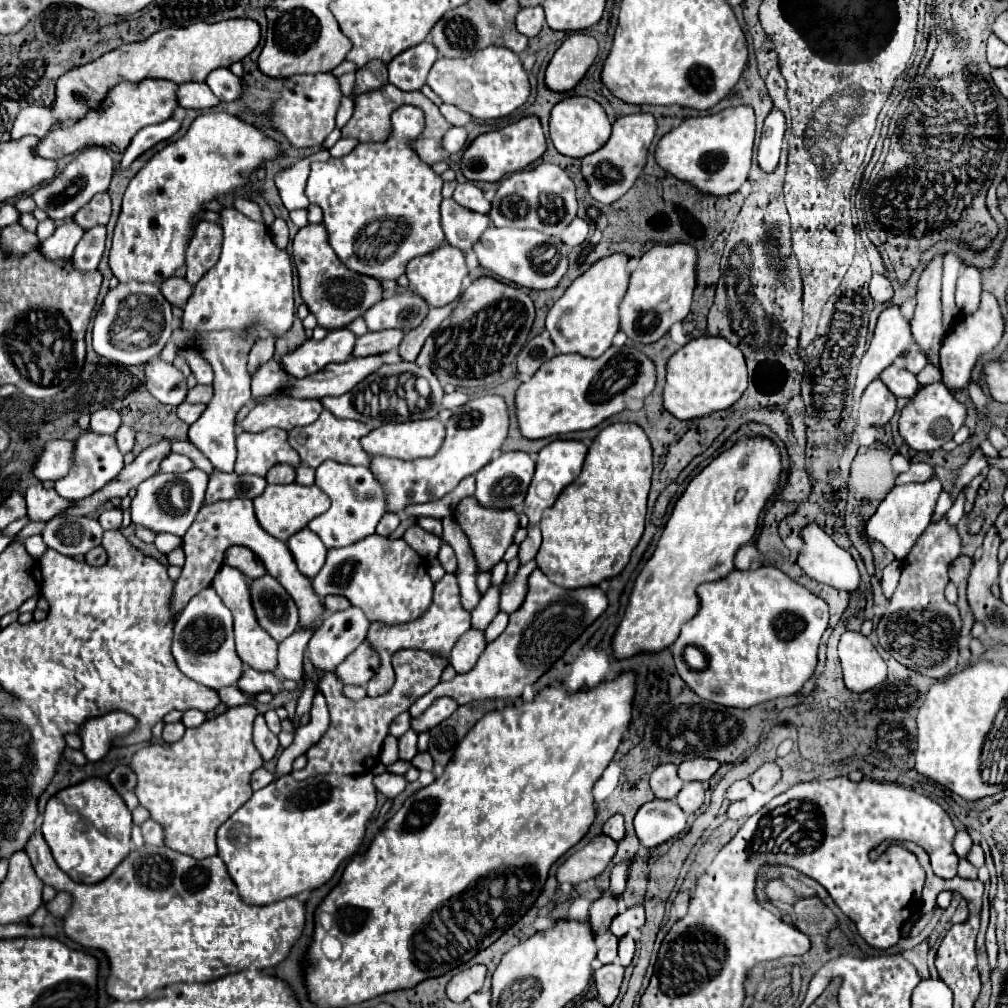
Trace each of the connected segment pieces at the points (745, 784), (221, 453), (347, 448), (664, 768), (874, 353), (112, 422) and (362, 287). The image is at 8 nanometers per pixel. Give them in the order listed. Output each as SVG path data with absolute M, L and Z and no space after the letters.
M738 780L738 782L734 782L734 784L726 790L726 798L728 798L730 802L736 802L736 800L744 800L750 792L752 792L750 782L748 782L748 780Z
M176 326L172 340L178 348L194 348L214 370L214 398L210 400L206 412L190 426L190 442L214 464L220 472L232 472L236 462L236 444L234 444L234 424L236 412L252 400L250 396L250 374L248 374L248 352L258 338L258 326L246 328L242 334L220 330L220 332L186 332L182 326Z
M324 410L314 424L298 426L298 428L290 430L288 440L290 440L290 446L298 452L302 464L306 464L310 468L318 468L326 460L334 460L334 462L340 462L340 464L368 466L370 464L370 456L360 446L360 438L366 436L368 432L370 430L362 422L342 420L342 418L338 420L330 410Z
M662 764L650 774L650 788L656 794L656 798L672 800L682 790L682 780L676 774L674 764Z
M888 306L876 324L870 350L860 362L858 376L854 382L854 398L858 400L870 380L876 380L898 356L916 348L914 336L910 336L910 324L902 318L898 306Z
M110 408L96 410L90 420L90 430L98 434L114 434L120 428L120 414Z
M308 224L296 234L294 262L300 278L302 300L308 306L308 310L318 318L318 324L326 330L346 326L382 298L382 288L378 280L368 276L366 280L362 280L362 276L350 272L346 266L342 266L342 262L338 262L334 250L326 246L326 228L322 228L322 224Z

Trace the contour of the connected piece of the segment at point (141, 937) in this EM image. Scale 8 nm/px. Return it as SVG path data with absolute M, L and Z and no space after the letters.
M34 834L30 838L26 852L38 878L46 886L52 886L56 892L70 892L72 906L64 916L64 934L84 948L102 950L106 954L110 964L106 992L110 998L120 1002L144 998L156 988L176 982L210 982L218 976L246 968L274 968L288 956L292 944L304 930L304 902L290 898L270 906L248 906L238 896L236 884L230 880L220 856L196 860L166 846L142 846L132 850L106 880L94 886L84 886L72 882L58 868L52 860L50 848L42 840L42 834Z

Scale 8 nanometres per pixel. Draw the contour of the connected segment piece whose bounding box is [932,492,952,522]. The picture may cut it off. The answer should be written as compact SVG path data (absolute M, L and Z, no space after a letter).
M942 492L940 498L938 498L938 504L936 504L936 510L934 510L934 514L932 514L932 522L934 522L934 520L938 522L940 518L944 518L944 514L946 514L950 508L952 508L952 498L950 498L948 492Z

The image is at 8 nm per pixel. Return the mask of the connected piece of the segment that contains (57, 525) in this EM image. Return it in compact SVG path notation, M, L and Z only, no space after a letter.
M54 516L46 522L42 530L44 544L64 556L78 556L86 554L94 546L102 542L102 526L96 518L88 516Z

